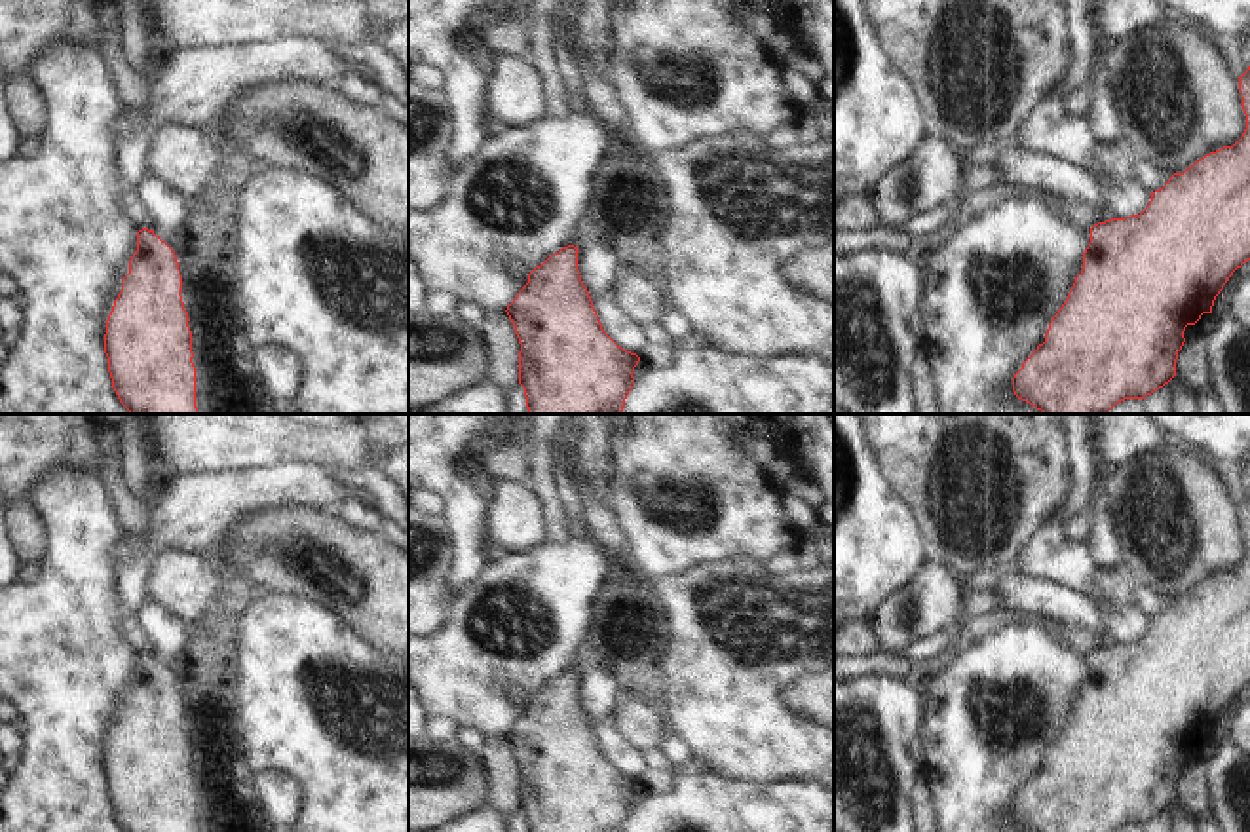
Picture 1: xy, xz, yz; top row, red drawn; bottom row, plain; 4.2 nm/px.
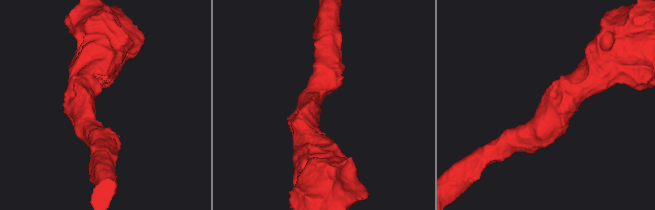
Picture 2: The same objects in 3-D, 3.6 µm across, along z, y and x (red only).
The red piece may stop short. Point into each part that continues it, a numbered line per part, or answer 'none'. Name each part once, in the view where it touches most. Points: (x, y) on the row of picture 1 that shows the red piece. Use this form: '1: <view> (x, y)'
none

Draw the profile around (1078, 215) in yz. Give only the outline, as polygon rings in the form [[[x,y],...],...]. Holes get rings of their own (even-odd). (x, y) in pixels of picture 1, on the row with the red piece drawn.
[[[1062,196],[1051,198],[1049,207],[1068,224],[1090,232],[1094,224],[1098,224],[1098,215],[1081,203],[1073,203]]]

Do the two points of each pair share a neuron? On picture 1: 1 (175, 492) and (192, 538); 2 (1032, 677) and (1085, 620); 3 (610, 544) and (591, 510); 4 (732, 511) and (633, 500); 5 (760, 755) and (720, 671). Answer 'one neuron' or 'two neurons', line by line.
1: one neuron
2: two neurons
3: one neuron
4: one neuron
5: one neuron

